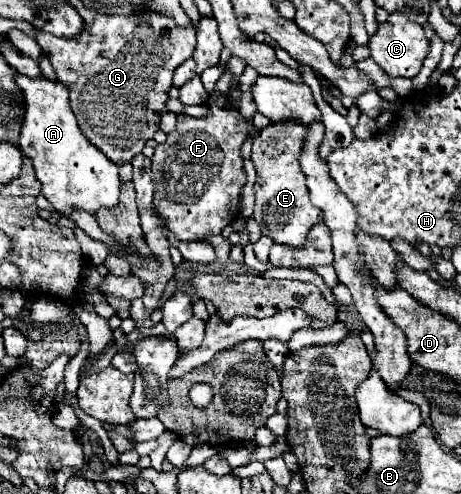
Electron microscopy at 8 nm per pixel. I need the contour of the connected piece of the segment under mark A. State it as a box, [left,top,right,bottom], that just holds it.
[17,76,121,216]

